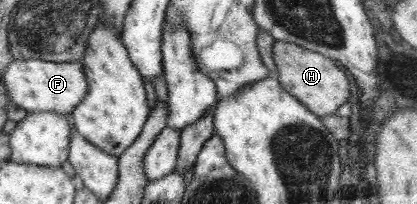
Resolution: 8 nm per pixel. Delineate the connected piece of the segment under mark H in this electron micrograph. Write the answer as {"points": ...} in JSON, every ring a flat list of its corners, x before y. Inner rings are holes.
{"points":[[275,41,273,48,273,60,277,68,277,78,280,85,287,93,298,97,300,101,311,112,318,114,320,117,335,114,341,117,351,115,350,104,345,104,351,96,349,90,349,78,345,70,333,64,333,59,325,58,318,52,311,52,297,44,291,42],[343,104,343,108,339,108],[339,108,339,112,335,112]]}

